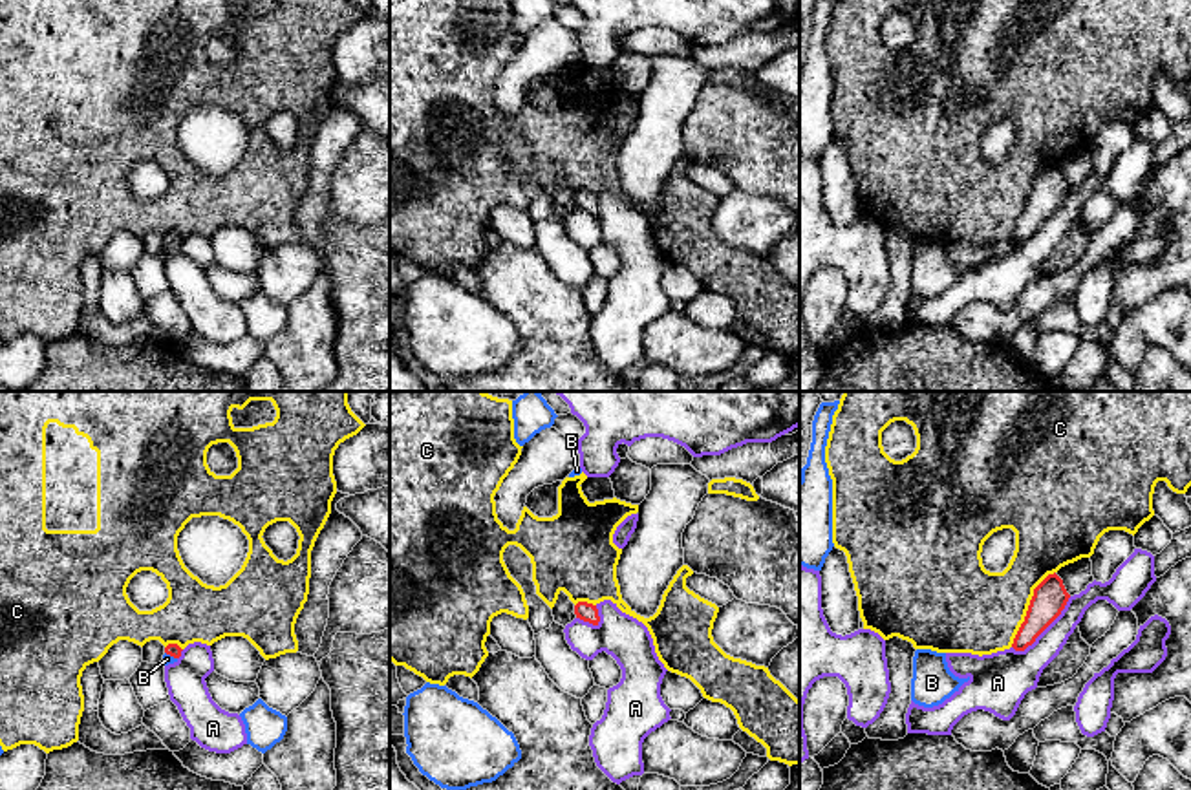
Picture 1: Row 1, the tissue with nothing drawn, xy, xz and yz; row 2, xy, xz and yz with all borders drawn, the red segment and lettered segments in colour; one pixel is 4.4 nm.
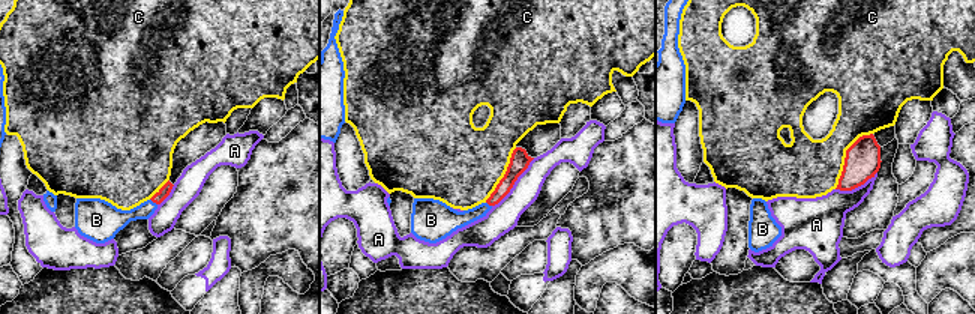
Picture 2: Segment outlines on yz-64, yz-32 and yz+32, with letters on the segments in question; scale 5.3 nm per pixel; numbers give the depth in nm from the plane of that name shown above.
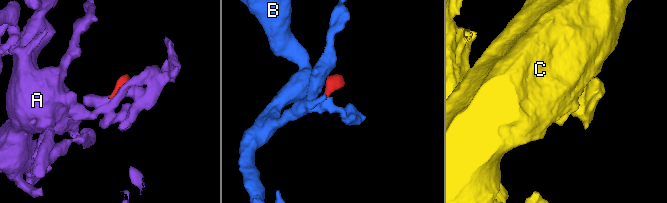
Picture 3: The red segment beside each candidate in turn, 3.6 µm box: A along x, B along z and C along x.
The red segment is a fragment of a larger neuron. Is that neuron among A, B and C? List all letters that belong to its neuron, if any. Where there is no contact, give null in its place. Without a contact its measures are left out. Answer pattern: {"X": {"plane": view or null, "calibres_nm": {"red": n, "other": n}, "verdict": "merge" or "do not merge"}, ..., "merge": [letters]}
{"A": {"plane": "yz", "calibres_nm": {"red": 150, "other": 220}, "verdict": "do not merge"}, "B": {"plane": "xy", "calibres_nm": {"red": 60, "other": 50}, "verdict": "merge"}, "C": {"plane": "yz", "calibres_nm": {"red": 150, "other": 380}, "verdict": "do not merge"}, "merge": ["B"]}

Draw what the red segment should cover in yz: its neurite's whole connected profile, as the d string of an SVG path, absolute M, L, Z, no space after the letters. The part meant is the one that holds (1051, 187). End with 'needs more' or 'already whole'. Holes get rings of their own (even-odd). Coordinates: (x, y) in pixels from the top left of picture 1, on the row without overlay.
M1054 163L1048 165L1035 179L1030 190L1025 212L1021 214L1012 238L1025 241L1035 229L1061 205L1068 192L1063 170Z; already whole

